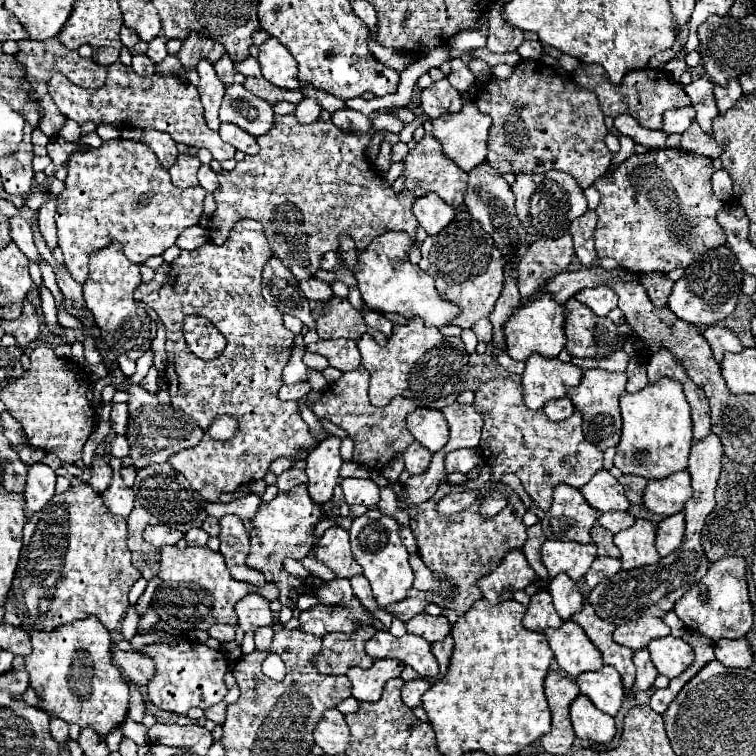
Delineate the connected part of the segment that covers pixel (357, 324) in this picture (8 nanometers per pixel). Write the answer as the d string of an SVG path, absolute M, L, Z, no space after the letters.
M331 297L323 303L323 307L323 313L315 321L321 339L359 339L363 333L369 333L379 345L387 343L385 335L365 325L363 313L357 311L347 299Z

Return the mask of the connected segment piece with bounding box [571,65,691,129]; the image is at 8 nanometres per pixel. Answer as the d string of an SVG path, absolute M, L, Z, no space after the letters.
M581 65L577 71L571 73L571 79L579 87L589 89L591 93L597 95L599 107L601 107L601 111L605 115L617 117L621 113L627 113L647 129L661 129L663 127L663 113L667 109L691 105L689 97L683 91L683 85L675 83L669 77L669 73L665 73L663 69L659 69L659 71L657 69L631 71L629 75L623 77L623 81L619 85L613 85L613 83L609 83L609 77L607 77L607 73L605 73L605 69L601 65Z

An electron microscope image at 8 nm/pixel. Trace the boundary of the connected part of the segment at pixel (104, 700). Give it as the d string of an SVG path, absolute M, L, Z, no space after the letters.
M93 615L87 619L73 621L71 625L59 625L53 631L31 631L33 651L25 657L25 669L29 671L29 685L41 697L39 709L45 709L49 715L57 715L67 723L77 723L79 727L91 725L99 735L107 735L113 727L121 725L129 709L129 683L125 681L121 669L113 665L111 659L111 633L101 625Z

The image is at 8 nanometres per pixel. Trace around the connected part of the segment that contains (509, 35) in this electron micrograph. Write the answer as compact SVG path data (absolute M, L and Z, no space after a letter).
M495 1L495 5L489 9L489 39L487 49L497 53L513 53L523 43L523 31L505 23L501 17L503 3Z

